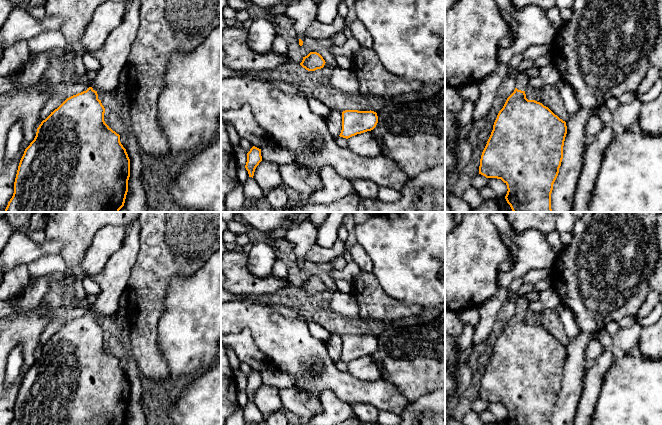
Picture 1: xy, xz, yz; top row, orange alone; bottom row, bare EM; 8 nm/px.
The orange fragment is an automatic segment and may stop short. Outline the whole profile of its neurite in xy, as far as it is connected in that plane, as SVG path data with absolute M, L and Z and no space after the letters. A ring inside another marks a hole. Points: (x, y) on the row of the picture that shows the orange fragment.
M128 0L121 24L108 35L99 50L85 50L100 63L90 87L67 98L57 109L41 122L36 136L25 149L20 160L14 193L5 212L119 212L124 206L130 177L130 159L120 142L120 135L104 121L105 108L98 99L98 91L111 92L118 87L119 74L127 64L131 45L139 29L140 0Z

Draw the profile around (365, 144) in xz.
M371 131L352 136L347 139L347 142L347 148L361 157L376 158L382 155L380 141Z

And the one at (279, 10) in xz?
M278 5L276 7L273 8L269 8L267 9L270 14L275 15L275 16L281 16L281 15L285 15L286 10L287 10L288 6L287 5Z

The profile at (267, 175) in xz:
M261 161L256 167L253 179L266 192L276 187L283 187L283 181L279 171L280 165Z

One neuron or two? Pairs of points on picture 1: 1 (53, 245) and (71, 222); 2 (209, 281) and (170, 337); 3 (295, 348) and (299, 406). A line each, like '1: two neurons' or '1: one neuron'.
1: two neurons
2: one neuron
3: two neurons

